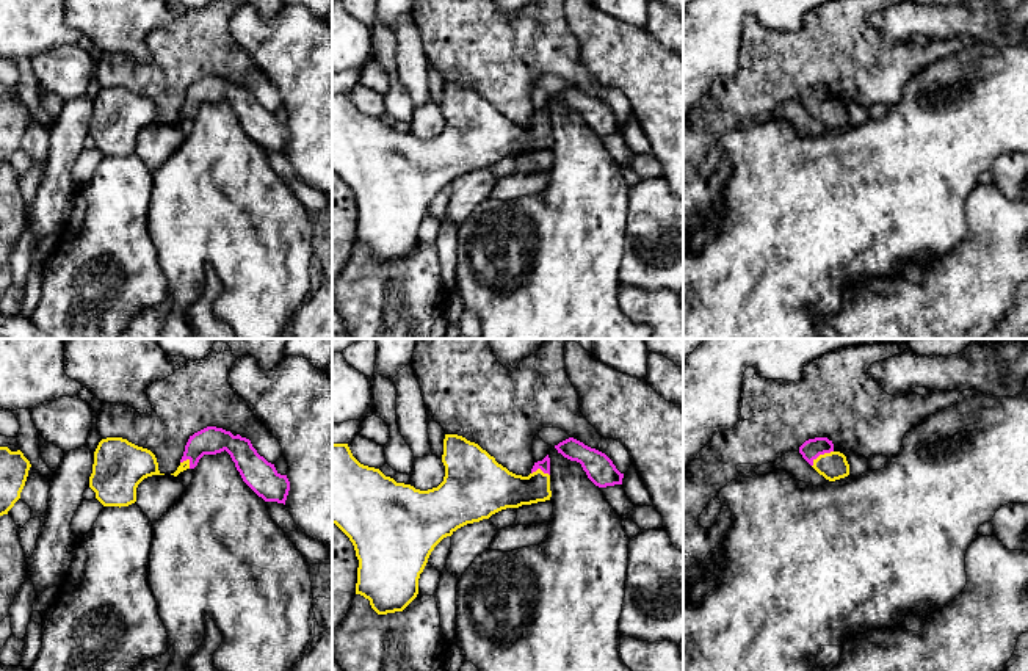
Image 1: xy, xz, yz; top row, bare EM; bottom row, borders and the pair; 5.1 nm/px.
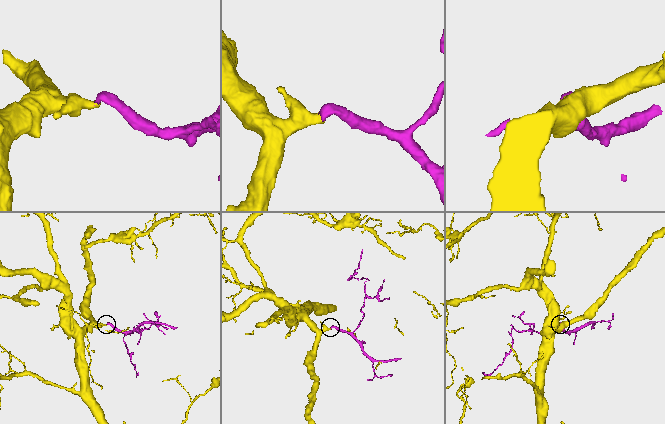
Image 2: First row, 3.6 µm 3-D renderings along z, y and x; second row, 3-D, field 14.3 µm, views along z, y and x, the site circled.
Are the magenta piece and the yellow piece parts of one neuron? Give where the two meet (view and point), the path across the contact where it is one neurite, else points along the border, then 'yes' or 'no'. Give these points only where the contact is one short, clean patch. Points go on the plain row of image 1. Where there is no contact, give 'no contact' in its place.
meets magenta in yz at (820, 102); runs through yz (812, 97), (820, 102), (832, 115); yes

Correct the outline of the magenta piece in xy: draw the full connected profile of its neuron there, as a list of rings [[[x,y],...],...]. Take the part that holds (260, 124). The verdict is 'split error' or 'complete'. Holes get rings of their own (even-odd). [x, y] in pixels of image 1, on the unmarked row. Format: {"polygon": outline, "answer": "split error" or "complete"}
{"polygon": [[[207,75],[190,85],[180,114],[171,124],[177,125],[186,118],[194,118],[204,103],[227,100],[235,111],[243,130],[265,151],[284,152],[290,140],[287,124],[281,124],[274,113],[257,102],[251,89],[233,85],[230,80]]], "answer": "split error"}

